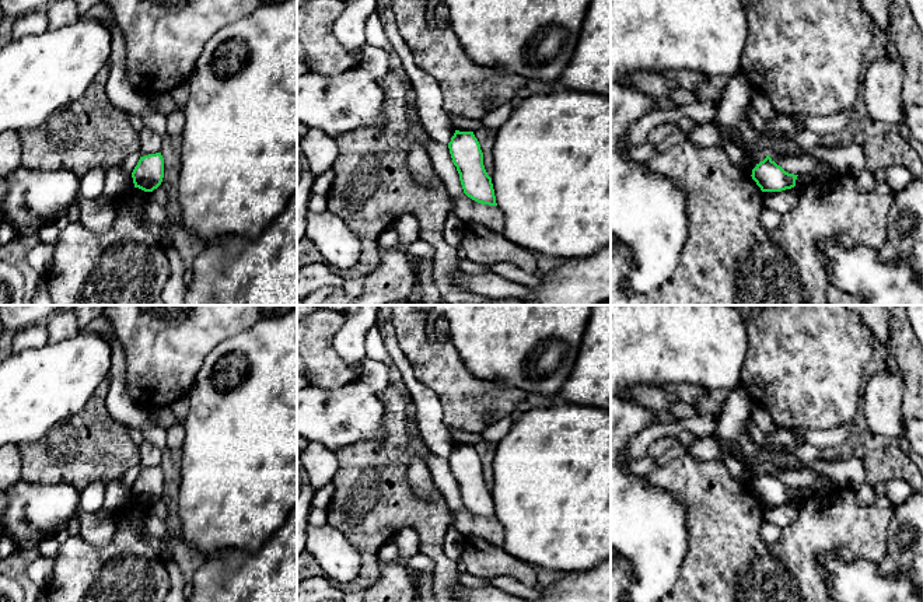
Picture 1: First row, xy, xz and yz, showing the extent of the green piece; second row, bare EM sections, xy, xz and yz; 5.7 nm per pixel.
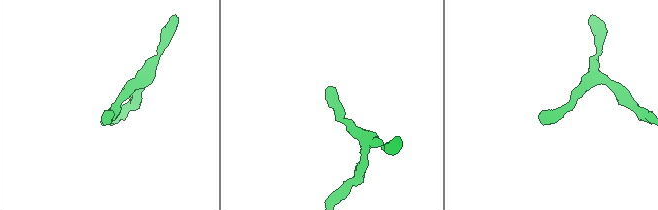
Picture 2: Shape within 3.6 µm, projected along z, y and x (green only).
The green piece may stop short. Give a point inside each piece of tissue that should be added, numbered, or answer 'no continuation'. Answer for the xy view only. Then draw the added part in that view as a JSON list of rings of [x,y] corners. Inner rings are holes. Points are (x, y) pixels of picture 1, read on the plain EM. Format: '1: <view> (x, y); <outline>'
no continuation

